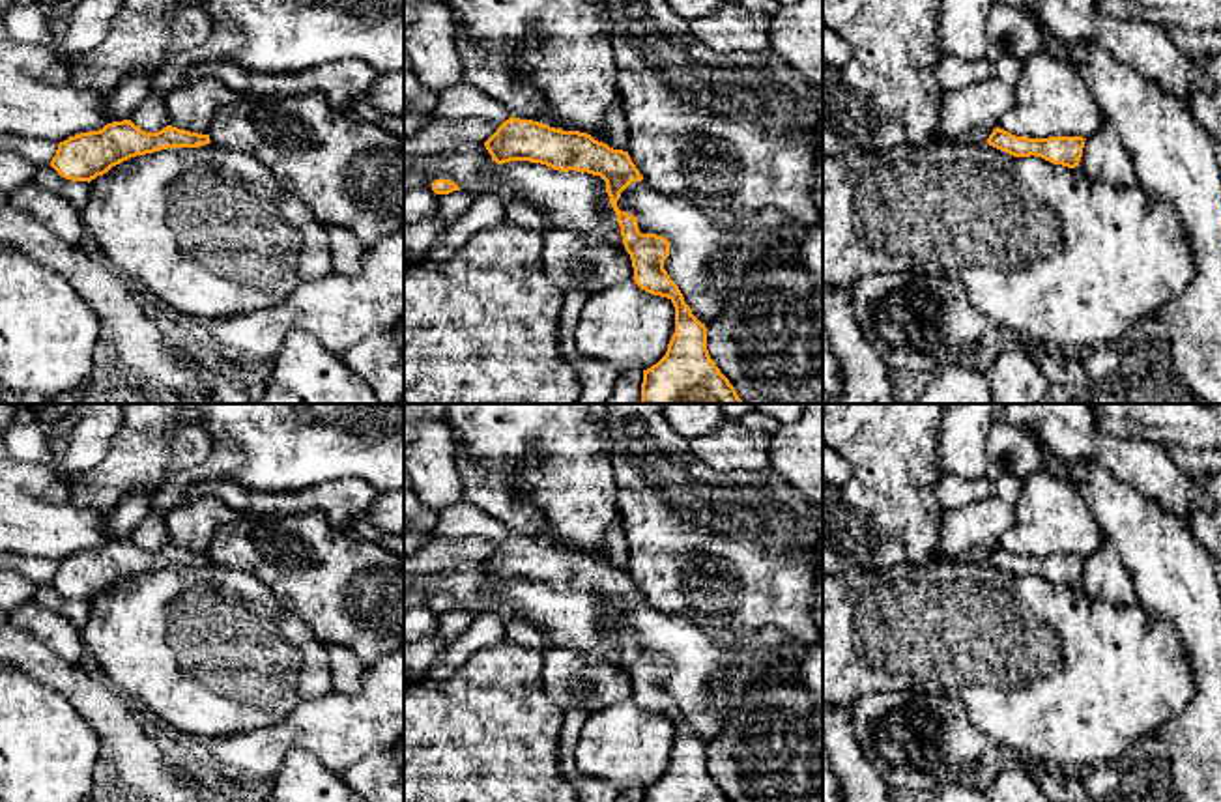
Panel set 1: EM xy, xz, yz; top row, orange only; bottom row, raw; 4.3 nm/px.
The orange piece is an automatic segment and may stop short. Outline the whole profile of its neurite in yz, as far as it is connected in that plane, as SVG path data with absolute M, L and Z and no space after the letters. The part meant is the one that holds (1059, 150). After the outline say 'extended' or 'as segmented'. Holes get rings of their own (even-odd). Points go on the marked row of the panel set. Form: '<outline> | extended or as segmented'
M997 127L993 129L993 133L985 142L1013 157L1034 155L1053 165L1075 168L1083 157L1085 140L1086 138L1083 136L1049 136L1049 138L1015 136Z | as segmented

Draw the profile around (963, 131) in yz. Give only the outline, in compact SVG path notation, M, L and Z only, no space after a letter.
M997 77L959 92L946 92L941 107L941 133L955 144L982 144L1013 103L1013 88Z

